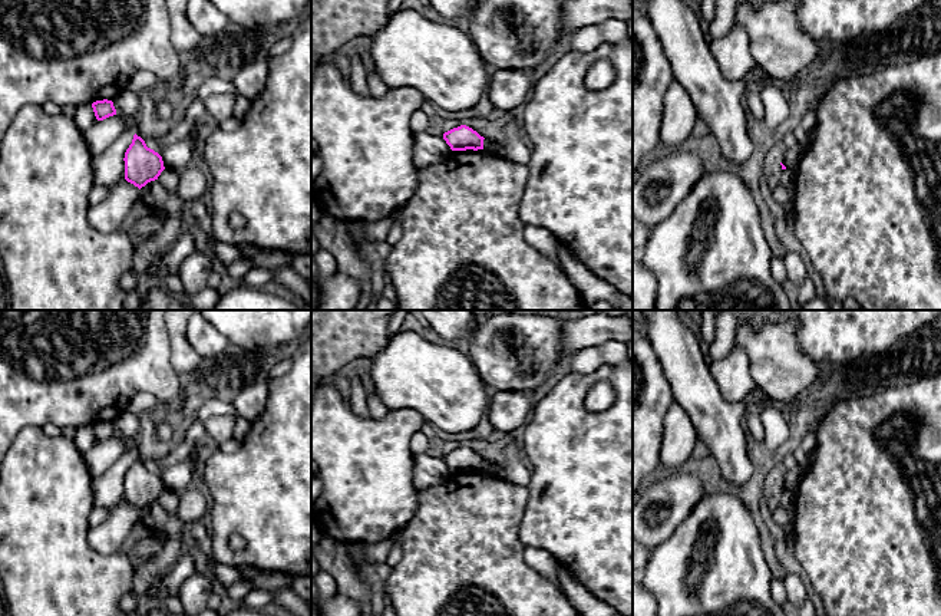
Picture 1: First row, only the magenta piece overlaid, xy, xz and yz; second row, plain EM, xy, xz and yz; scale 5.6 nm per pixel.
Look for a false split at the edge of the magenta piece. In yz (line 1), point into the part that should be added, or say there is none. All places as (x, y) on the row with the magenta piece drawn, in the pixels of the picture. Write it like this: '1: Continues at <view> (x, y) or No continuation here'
1: No continuation here

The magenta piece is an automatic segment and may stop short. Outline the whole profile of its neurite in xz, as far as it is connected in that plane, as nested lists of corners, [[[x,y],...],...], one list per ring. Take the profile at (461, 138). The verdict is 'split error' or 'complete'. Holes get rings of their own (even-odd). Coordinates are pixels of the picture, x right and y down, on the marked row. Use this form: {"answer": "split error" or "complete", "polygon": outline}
{"answer": "complete", "polygon": [[[460,125],[443,134],[443,139],[452,151],[483,149],[483,136],[466,125]]]}

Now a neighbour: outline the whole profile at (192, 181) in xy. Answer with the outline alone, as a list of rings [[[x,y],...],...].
[[[199,161],[186,165],[178,172],[178,197],[186,204],[192,204],[197,200],[207,200],[209,190],[209,178]]]

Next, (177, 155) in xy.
[[[197,123],[184,139],[169,144],[164,149],[162,161],[166,169],[181,172],[186,165],[199,159],[198,128]]]

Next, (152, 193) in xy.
[[[151,181],[141,188],[142,198],[152,207],[162,207],[168,198],[166,190],[159,181]]]

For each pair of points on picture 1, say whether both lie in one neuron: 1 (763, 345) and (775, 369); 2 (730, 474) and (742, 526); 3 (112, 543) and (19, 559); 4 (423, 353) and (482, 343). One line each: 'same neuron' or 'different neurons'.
1: same neuron
2: different neurons
3: different neurons
4: different neurons

